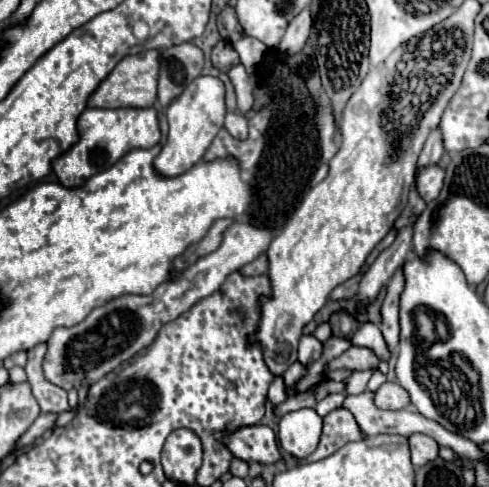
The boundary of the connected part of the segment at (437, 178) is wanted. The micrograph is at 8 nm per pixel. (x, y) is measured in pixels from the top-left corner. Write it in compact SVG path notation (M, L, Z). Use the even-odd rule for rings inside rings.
M425 165L425 167L419 167L419 173L417 173L417 181L415 181L415 191L419 193L419 197L423 201L433 201L441 187L443 187L443 177L445 177L445 169L439 167L439 165Z

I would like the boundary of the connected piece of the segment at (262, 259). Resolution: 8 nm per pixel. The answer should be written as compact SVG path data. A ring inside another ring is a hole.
M265 253L259 255L255 261L243 265L243 267L239 269L239 273L241 273L241 275L247 275L247 277L251 277L251 275L263 275L265 271L267 271L267 255L265 255Z

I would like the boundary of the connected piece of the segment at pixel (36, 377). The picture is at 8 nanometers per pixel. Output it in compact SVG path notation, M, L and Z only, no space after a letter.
M37 345L35 349L29 351L29 361L25 365L27 371L27 381L31 385L33 397L37 399L39 407L43 413L63 413L69 409L67 403L67 391L63 391L61 387L53 385L51 381L45 379L43 375L43 355L45 355L45 345Z

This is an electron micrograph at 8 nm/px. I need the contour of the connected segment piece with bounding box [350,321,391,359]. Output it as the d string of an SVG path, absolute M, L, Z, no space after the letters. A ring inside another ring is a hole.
M369 321L363 323L363 325L353 333L350 342L355 343L355 345L363 345L363 347L373 349L379 359L389 359L389 357L391 357L391 353L387 353L387 345L385 345L385 341L383 341L383 335L381 335L377 323L369 323Z

